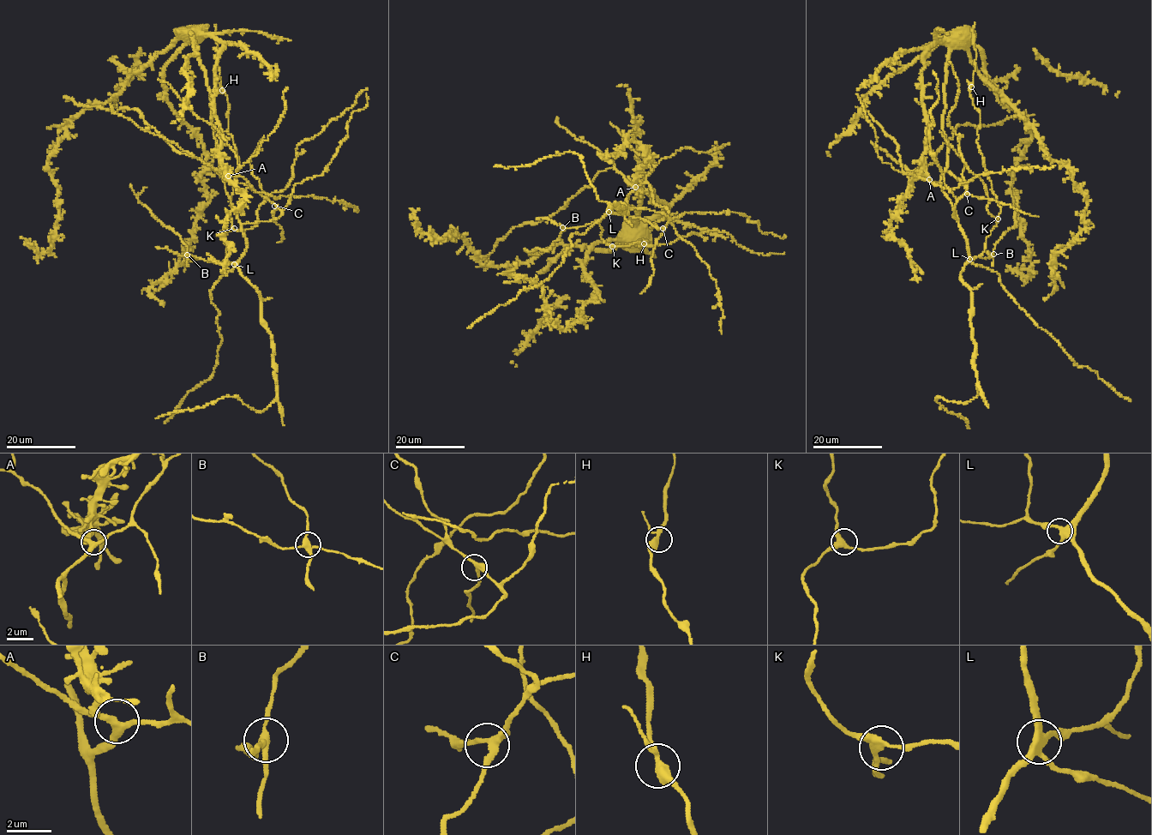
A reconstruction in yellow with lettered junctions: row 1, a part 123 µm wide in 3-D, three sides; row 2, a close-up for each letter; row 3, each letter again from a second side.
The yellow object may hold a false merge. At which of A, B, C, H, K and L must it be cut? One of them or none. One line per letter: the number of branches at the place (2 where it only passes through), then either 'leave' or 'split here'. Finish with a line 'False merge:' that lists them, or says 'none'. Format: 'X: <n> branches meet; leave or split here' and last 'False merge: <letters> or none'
A: 3 branches meet; leave
B: 4 branches meet; split here
C: 3 branches meet; leave
H: 3 branches meet; leave
K: 3 branches meet; leave
L: 4 branches meet; leave
False merge: B

